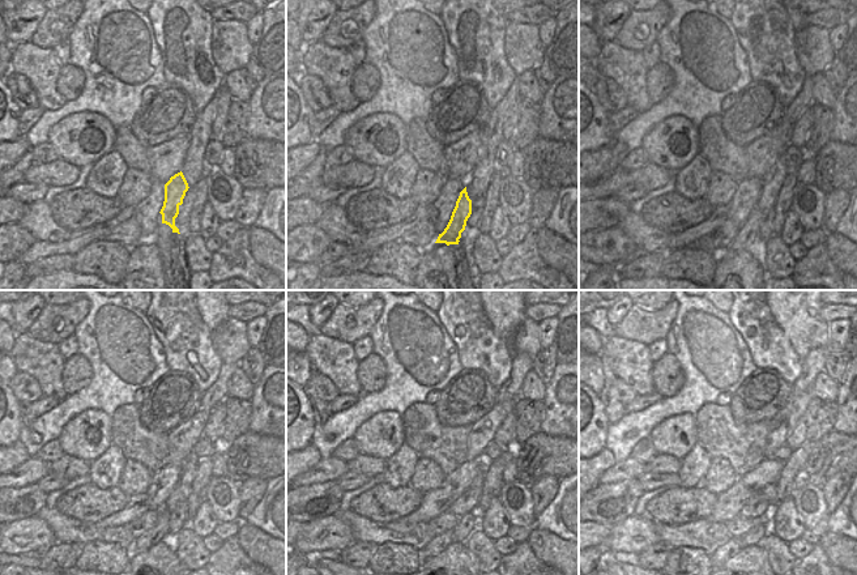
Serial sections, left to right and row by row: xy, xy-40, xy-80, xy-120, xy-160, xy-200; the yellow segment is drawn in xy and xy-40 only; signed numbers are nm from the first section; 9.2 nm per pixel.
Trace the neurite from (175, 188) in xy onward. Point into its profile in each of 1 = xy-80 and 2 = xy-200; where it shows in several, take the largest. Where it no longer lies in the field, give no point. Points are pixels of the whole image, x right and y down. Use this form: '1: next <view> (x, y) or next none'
1: next xy-80 (747, 237)
2: next xy-200 (723, 554)

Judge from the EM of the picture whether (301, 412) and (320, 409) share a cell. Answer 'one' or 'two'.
two

